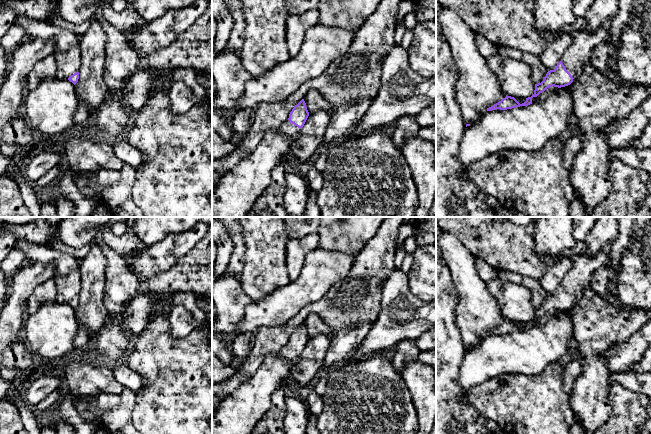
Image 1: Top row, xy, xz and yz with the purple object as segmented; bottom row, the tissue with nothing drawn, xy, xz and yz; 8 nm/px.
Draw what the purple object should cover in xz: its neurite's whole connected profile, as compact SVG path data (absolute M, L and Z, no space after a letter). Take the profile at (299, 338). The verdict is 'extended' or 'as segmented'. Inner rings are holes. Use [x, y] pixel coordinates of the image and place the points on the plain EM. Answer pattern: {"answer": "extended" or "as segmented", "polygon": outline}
{"answer": "extended", "polygon": "M304 323L294 330L289 338L289 342L278 353L281 357L287 359L292 365L295 365L300 358L300 353L304 350L309 336Z"}

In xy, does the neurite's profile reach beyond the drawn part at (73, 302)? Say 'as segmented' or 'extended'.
extended

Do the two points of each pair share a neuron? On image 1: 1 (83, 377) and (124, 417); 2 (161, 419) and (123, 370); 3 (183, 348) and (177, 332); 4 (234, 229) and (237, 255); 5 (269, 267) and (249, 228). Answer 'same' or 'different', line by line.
1: same
2: different
3: different
4: same
5: same

